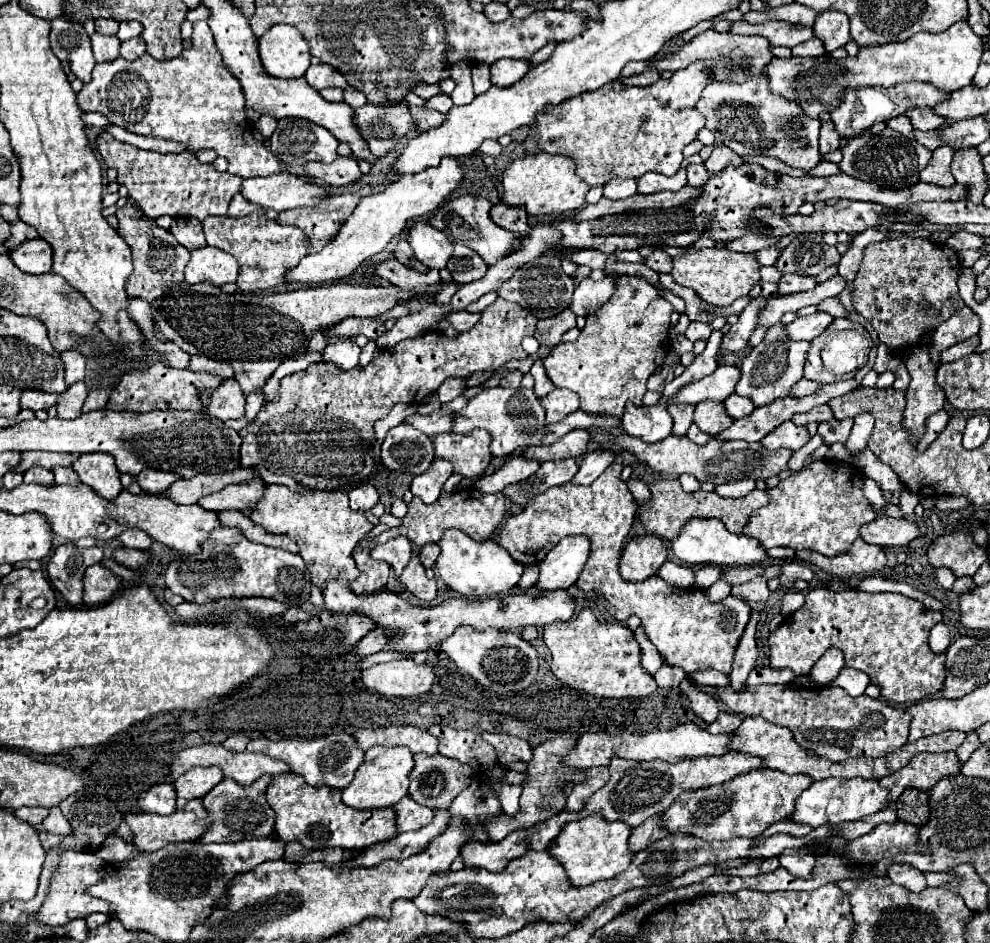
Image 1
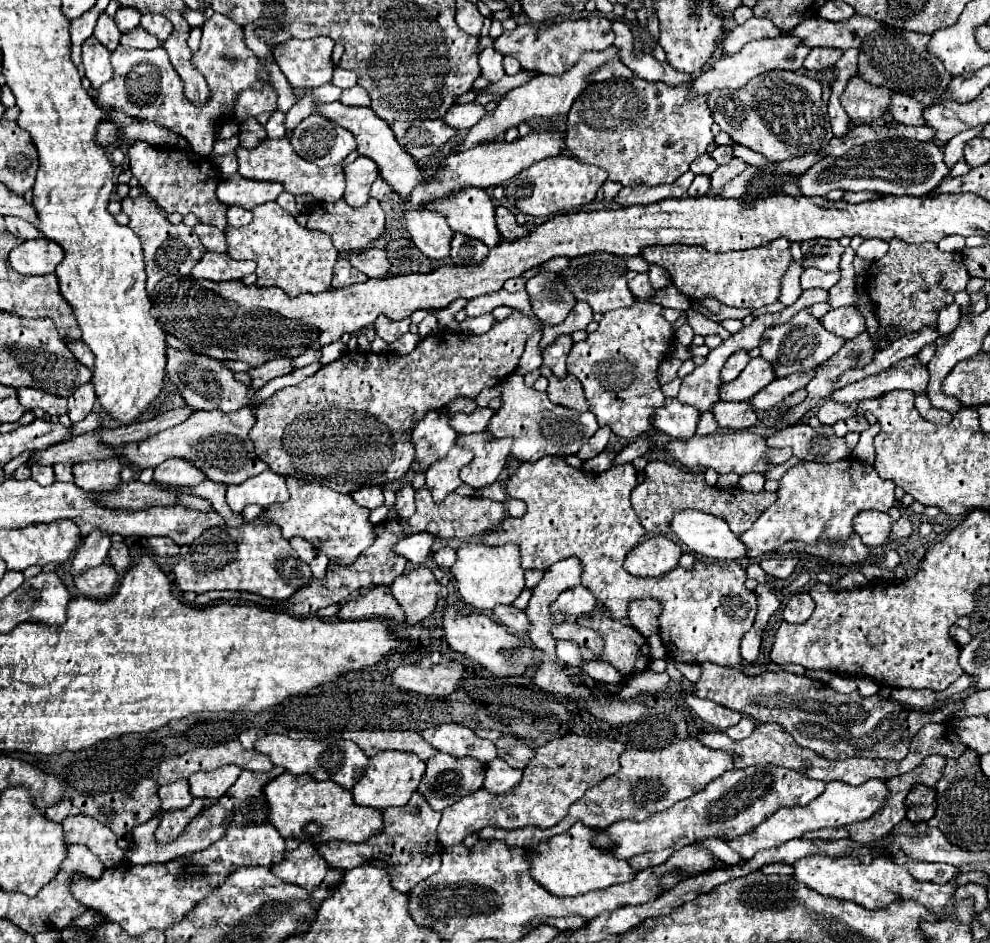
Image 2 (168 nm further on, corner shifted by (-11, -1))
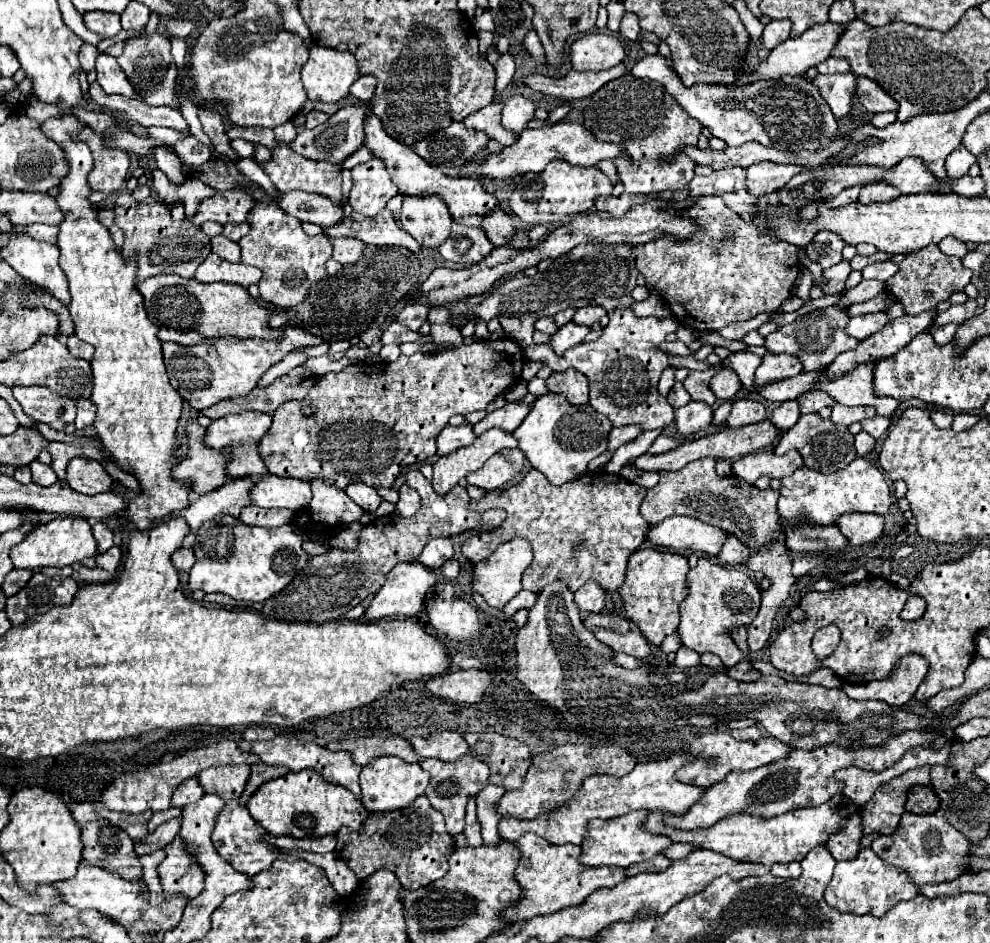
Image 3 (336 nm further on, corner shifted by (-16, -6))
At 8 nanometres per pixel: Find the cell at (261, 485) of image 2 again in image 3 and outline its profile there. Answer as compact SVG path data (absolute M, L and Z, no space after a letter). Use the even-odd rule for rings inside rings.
M266 474L250 488L252 504L262 508L288 508L296 512L306 508L310 498L310 482L296 478L280 478Z

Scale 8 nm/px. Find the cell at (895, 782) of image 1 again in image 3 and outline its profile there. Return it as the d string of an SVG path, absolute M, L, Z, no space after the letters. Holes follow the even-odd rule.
M930 766L916 768L912 772L906 772L904 776L898 776L896 780L890 780L888 784L880 786L874 792L874 796L860 810L864 836L892 834L904 812L908 790L918 784L922 784L922 786L930 784Z

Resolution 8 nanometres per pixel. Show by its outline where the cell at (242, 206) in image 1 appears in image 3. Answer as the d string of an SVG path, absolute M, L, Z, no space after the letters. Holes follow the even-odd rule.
M242 222L242 224L224 224L224 236L232 238L234 242L238 242L242 236L246 236L250 232L250 224Z

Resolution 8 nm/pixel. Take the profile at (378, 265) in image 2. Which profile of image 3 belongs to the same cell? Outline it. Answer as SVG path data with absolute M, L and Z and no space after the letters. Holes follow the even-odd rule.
M332 240L334 244L334 254L332 258L340 264L356 264L358 260L364 258L364 248L366 244L360 240Z

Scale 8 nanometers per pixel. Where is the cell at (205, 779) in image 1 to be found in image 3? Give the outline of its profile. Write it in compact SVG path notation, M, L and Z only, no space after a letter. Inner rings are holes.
M218 766L208 768L198 774L198 782L204 792L218 794L224 800L238 800L246 780L250 776L250 766Z

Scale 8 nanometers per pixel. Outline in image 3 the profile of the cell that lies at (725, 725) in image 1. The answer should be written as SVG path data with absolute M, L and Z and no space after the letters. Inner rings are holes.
M750 726L750 728L744 728L744 730L732 730L732 736L736 740L758 740L762 736L762 732L760 732L758 726Z

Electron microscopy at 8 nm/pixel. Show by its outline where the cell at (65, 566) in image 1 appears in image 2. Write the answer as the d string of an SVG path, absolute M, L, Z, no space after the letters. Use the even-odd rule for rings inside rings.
M91 531L91 535L87 535L83 539L83 545L75 551L71 575L77 575L77 573L83 573L85 569L101 565L107 557L109 547L111 547L111 537L105 531Z

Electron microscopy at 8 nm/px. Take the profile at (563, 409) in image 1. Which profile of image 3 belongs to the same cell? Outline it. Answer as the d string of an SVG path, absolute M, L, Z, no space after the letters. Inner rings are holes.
M568 368L564 372L552 372L546 384L550 392L564 394L570 404L588 402L588 378L576 368Z

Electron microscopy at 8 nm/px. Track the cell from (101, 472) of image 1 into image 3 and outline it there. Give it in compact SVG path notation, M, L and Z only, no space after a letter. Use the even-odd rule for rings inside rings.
M76 458L68 464L66 482L72 490L82 494L100 494L112 488L112 476L106 472L106 468L88 458Z

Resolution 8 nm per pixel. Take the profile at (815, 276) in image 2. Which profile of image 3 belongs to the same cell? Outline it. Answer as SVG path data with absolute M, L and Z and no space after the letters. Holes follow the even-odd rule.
M842 260L840 264L828 268L822 272L820 282L816 282L816 286L828 296L828 294L842 294L844 292L844 282L848 278L848 274L852 272L850 262Z

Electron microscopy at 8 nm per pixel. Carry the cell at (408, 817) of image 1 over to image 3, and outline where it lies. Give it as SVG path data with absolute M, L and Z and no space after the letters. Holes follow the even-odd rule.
M418 796L414 804L394 812L372 812L364 822L364 832L348 832L342 828L336 834L336 854L358 876L368 878L372 872L384 868L398 876L404 890L418 890L448 870L448 858L456 848L454 838L444 828L444 816L436 812L426 796Z

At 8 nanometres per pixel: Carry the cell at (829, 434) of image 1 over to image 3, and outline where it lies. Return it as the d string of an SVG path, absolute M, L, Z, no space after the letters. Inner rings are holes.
M874 416L874 418L868 418L868 420L862 420L862 432L868 432L870 436L874 438L880 438L888 428L890 428L890 418L884 418L884 416Z

